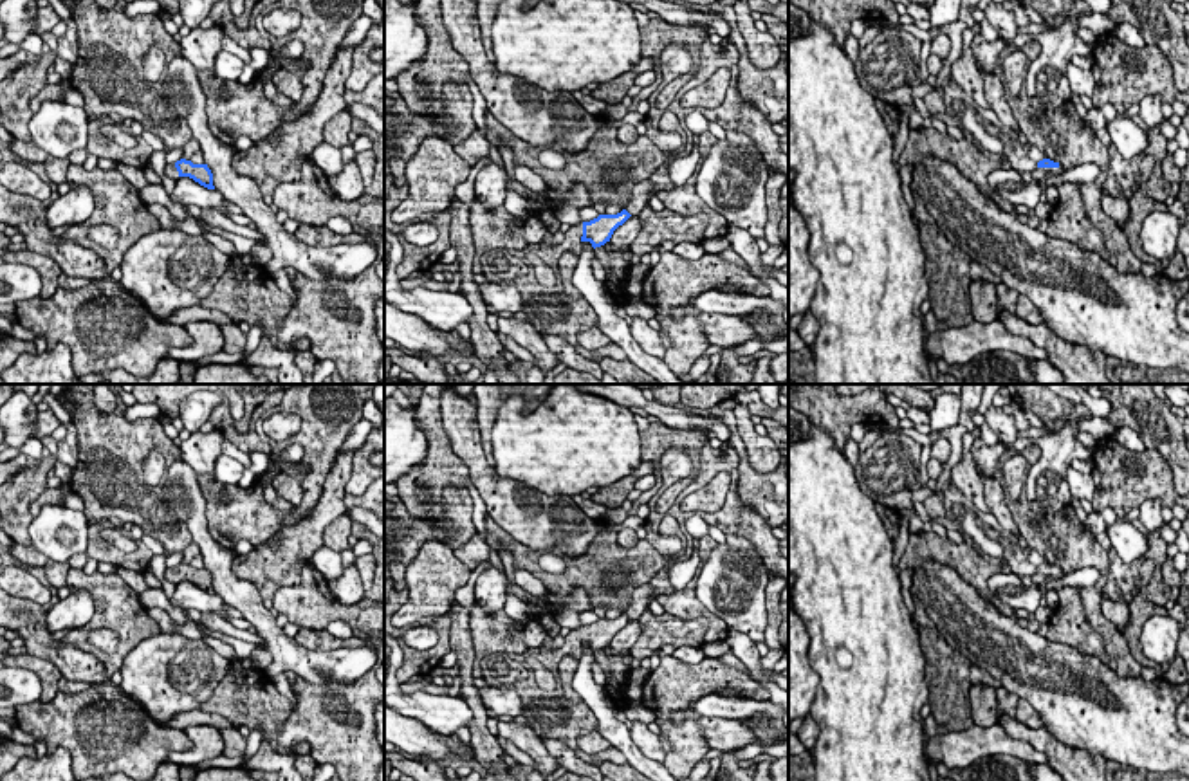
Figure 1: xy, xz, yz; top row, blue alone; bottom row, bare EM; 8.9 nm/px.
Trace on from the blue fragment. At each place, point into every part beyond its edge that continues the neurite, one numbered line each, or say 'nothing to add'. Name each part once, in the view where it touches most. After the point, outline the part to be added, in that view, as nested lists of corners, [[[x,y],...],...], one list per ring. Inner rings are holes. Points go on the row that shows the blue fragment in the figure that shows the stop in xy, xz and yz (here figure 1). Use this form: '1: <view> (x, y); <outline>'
1: yz (1038, 174); [[[1061,166],[1059,168],[1036,168],[1032,171],[1032,179],[1043,180],[1043,179],[1052,177],[1052,175],[1061,175],[1061,171],[1063,171]]]

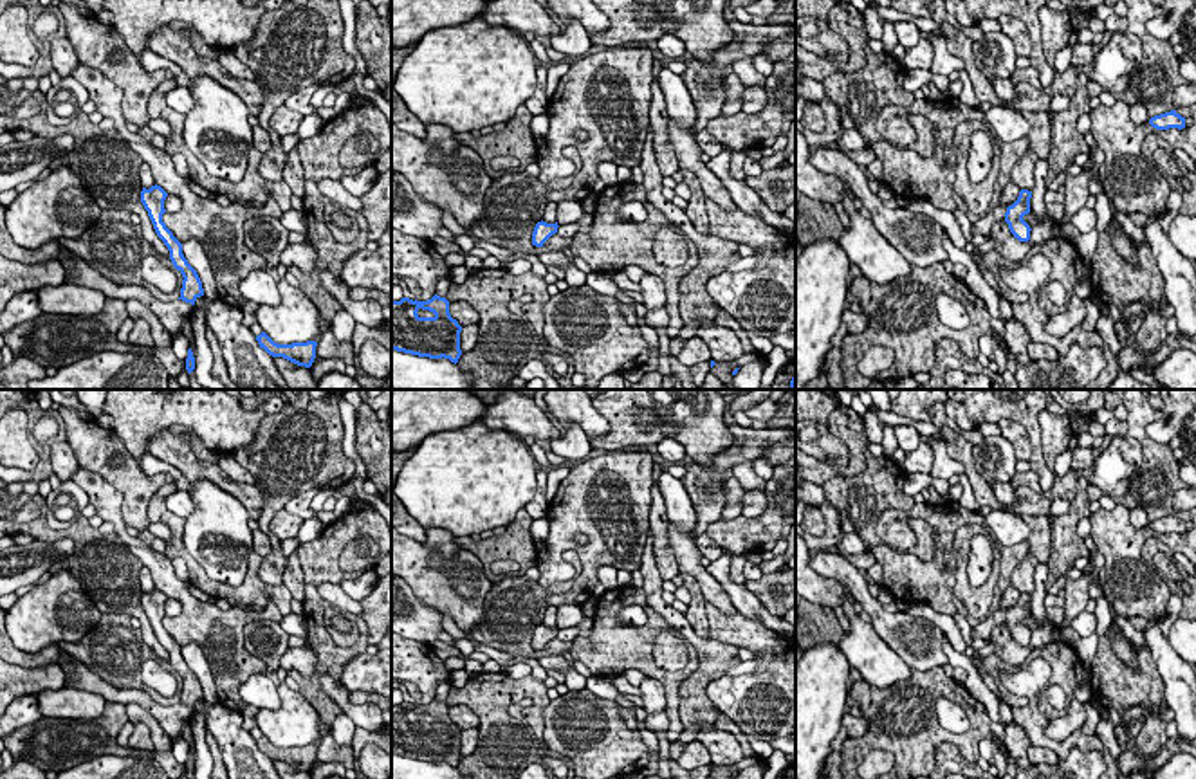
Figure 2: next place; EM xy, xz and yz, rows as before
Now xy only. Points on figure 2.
nothing to add

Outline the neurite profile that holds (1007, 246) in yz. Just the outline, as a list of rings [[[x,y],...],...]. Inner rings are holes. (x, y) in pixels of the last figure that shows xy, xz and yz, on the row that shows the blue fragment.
[[[1005,216],[998,220],[990,229],[990,238],[996,242],[994,251],[1001,254],[1003,260],[1008,261],[1023,261],[1032,243],[1019,242],[1008,229]]]

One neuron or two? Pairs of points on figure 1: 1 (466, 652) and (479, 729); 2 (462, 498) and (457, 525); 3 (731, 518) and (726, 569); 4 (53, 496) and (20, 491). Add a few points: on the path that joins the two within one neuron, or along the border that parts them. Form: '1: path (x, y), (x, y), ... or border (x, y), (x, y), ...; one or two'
1: path (466, 671), (466, 689), (479, 709); one
2: path (459, 505), (457, 518); one
3: border (726, 532), (744, 536), (764, 560); two
4: border (47, 487), (31, 504), (29, 513), (33, 516); two

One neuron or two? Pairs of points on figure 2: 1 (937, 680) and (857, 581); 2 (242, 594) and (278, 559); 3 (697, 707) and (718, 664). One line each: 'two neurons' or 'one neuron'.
1: two neurons
2: two neurons
3: one neuron

